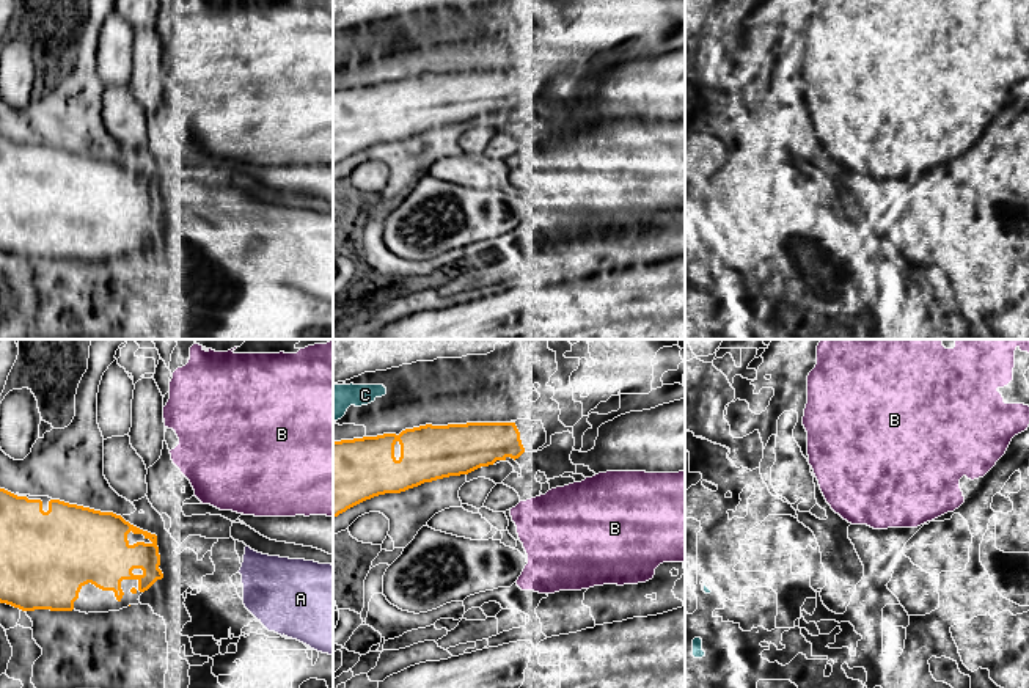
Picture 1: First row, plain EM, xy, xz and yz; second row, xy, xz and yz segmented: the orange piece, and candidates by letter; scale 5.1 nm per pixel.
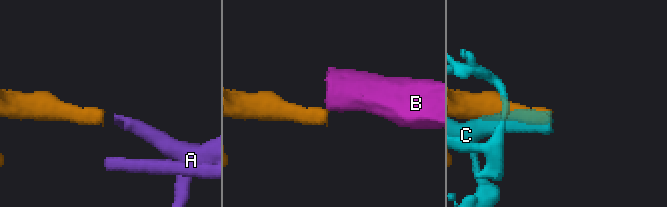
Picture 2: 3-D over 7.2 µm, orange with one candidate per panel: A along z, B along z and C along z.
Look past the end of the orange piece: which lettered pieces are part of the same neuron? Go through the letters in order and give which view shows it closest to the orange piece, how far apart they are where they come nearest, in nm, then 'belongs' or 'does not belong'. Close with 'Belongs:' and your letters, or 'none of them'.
A: xy | 400 nm | belongs
B: xz | 220 nm | does not belong
C: xz | 110 nm | does not belong
Belongs: A

